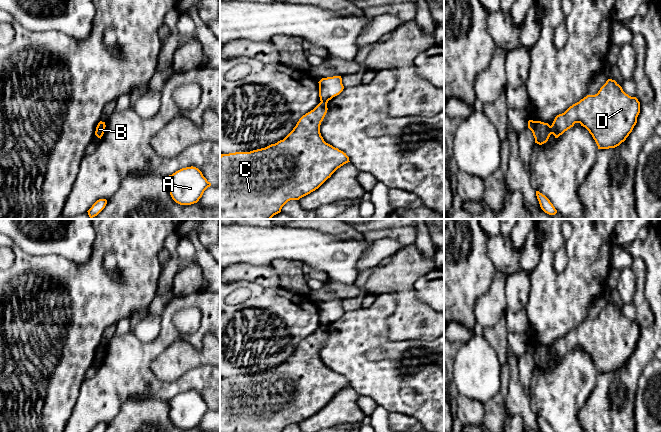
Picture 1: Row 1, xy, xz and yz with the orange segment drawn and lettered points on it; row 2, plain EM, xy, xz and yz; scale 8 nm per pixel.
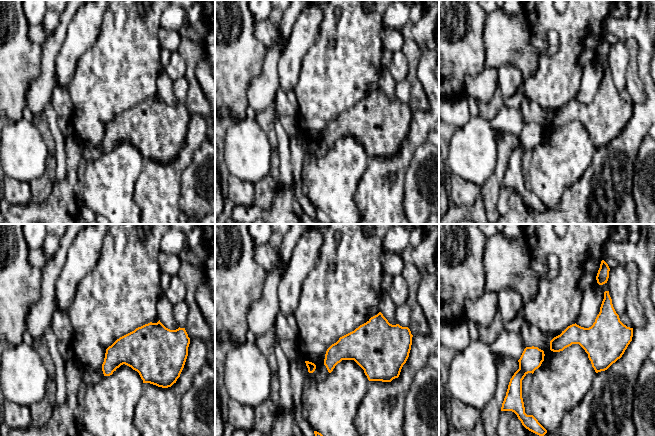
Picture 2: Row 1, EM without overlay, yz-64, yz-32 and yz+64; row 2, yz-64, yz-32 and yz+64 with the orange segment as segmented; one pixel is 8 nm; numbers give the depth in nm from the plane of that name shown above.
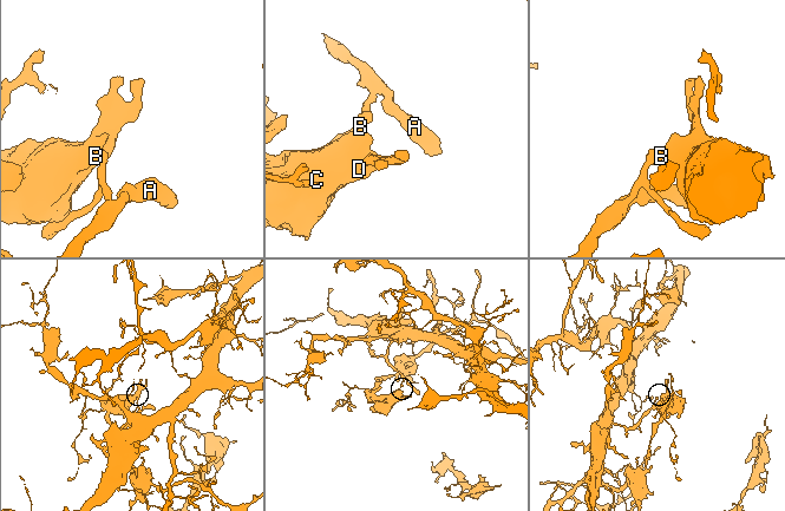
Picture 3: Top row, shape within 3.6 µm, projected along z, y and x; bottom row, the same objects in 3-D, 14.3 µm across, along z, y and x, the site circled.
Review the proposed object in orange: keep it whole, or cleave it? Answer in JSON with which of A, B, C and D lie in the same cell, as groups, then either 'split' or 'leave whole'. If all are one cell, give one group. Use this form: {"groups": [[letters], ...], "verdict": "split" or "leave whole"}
{"groups": [["A", "B"], ["C", "D"]], "verdict": "split"}

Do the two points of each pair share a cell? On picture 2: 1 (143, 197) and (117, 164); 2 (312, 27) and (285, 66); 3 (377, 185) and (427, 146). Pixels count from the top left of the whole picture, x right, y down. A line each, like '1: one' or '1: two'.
1: two
2: one
3: two

